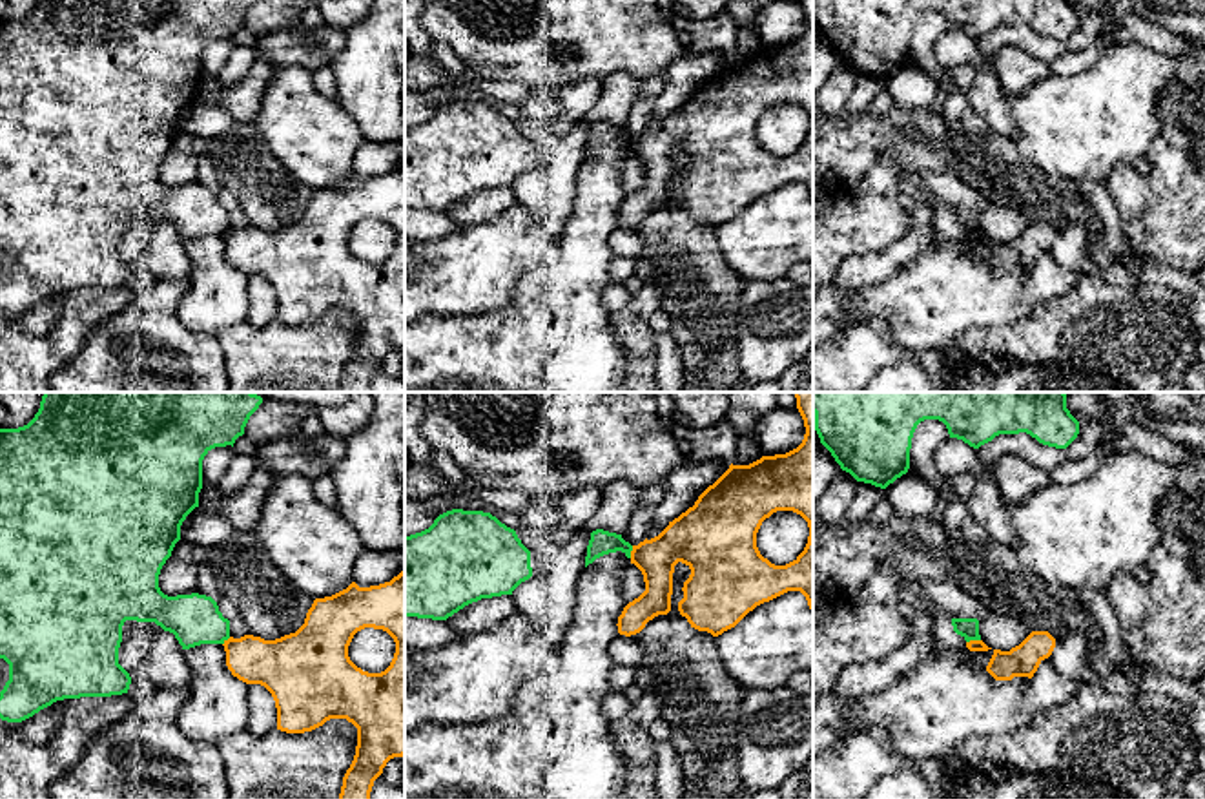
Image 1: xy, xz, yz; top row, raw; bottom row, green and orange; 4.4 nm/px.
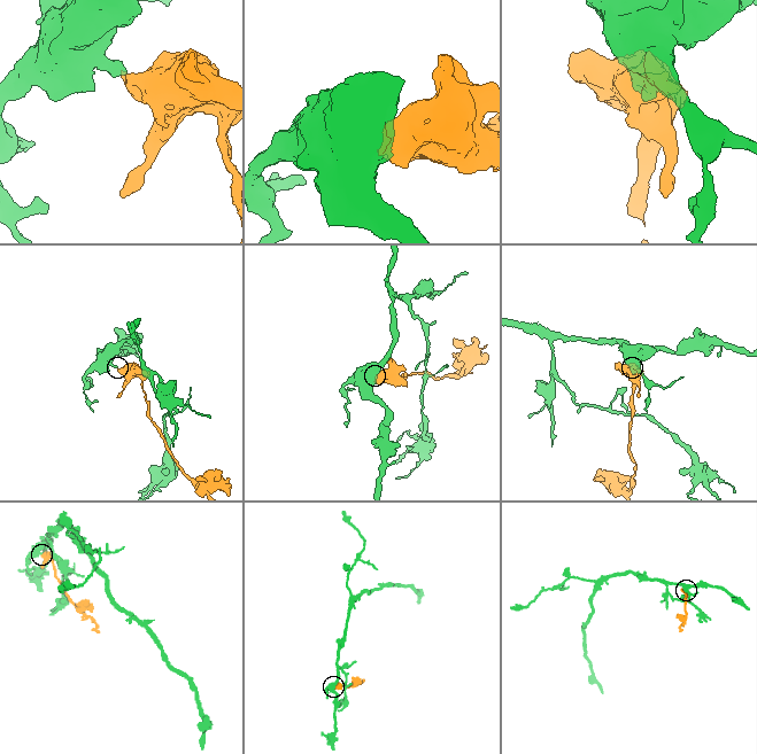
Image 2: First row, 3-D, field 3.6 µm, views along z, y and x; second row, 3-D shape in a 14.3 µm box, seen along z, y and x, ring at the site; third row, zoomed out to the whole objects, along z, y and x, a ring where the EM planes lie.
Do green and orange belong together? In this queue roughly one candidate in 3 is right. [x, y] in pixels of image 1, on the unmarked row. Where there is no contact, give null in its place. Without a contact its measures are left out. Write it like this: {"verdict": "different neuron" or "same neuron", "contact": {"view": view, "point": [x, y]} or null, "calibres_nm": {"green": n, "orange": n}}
{"verdict": "different neuron", "contact": {"view": "yz", "point": [972, 230]}, "calibres_nm": {"green": 90, "orange": 50}}

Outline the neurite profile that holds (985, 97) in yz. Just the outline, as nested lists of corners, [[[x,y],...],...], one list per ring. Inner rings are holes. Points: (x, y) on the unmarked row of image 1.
[[[994,67],[977,71],[966,95],[968,109],[977,113],[992,131],[1012,140],[1019,137],[1017,124],[1006,108],[1006,93],[1003,91]]]

